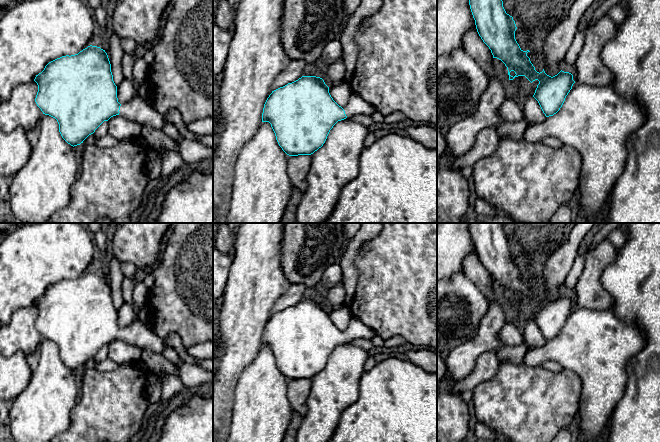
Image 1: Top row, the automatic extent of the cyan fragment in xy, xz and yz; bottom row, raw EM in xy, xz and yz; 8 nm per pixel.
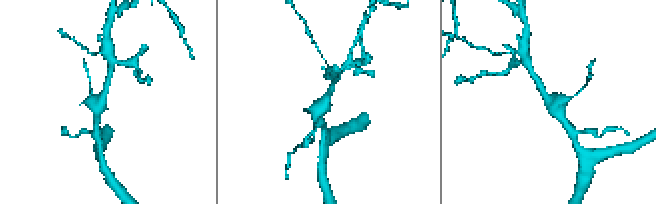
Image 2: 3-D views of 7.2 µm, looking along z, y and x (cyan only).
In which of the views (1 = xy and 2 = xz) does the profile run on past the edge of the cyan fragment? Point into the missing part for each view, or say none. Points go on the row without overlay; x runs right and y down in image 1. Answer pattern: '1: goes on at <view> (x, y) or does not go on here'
1: goes on at xy (138, 334)
2: goes on at xz (356, 329)

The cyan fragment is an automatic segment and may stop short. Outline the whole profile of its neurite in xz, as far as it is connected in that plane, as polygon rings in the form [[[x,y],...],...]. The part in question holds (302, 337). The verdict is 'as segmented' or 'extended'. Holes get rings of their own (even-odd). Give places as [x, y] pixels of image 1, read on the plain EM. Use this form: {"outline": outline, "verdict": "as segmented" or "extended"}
{"outline": [[[302,300],[272,315],[264,328],[262,346],[271,348],[279,370],[287,379],[311,379],[323,370],[330,354],[338,345],[354,339],[371,340],[376,335],[375,330],[355,318],[342,332],[333,324],[329,311],[322,302]]], "verdict": "extended"}

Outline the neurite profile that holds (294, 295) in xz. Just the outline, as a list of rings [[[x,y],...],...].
[[[291,284],[287,292],[283,294],[276,302],[272,315],[292,307],[302,301],[306,287],[301,284]]]

